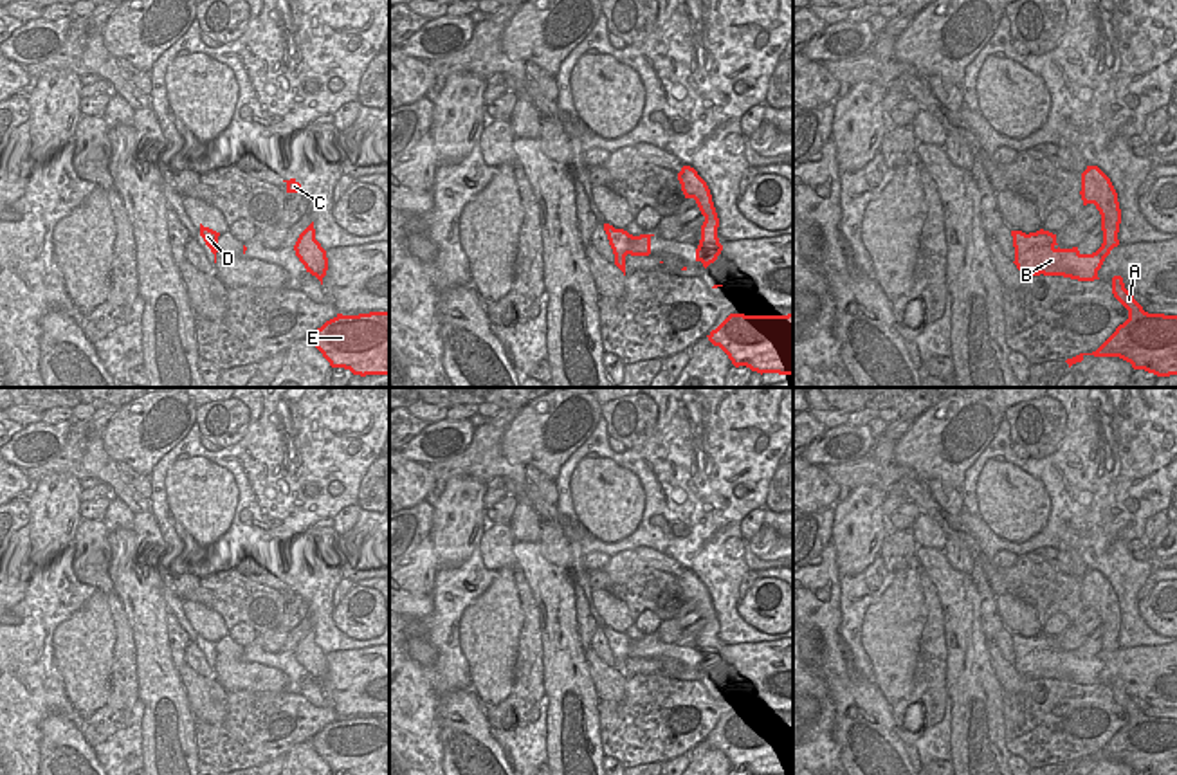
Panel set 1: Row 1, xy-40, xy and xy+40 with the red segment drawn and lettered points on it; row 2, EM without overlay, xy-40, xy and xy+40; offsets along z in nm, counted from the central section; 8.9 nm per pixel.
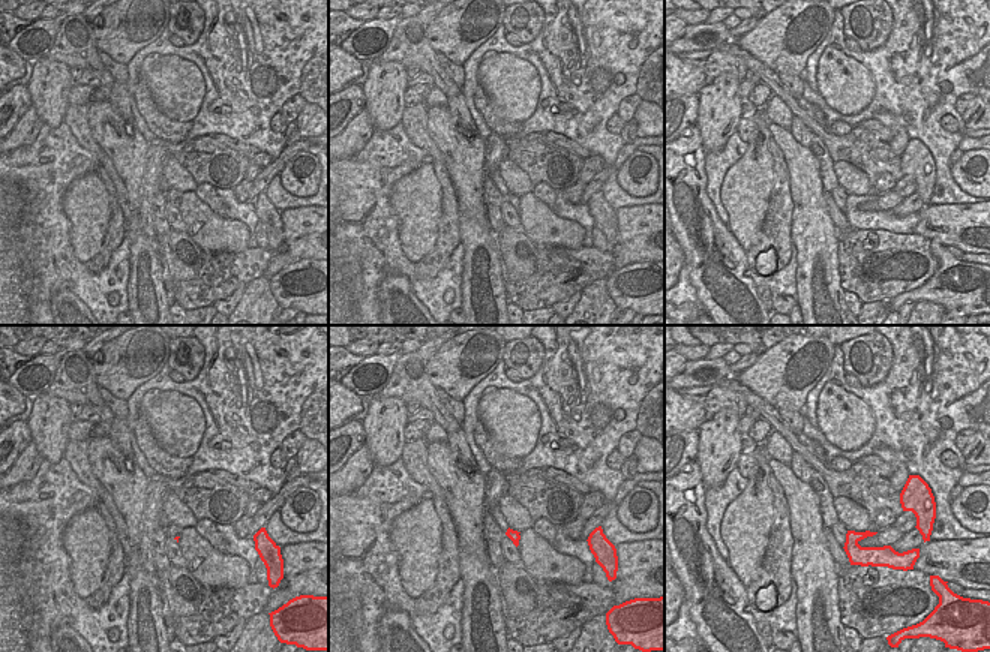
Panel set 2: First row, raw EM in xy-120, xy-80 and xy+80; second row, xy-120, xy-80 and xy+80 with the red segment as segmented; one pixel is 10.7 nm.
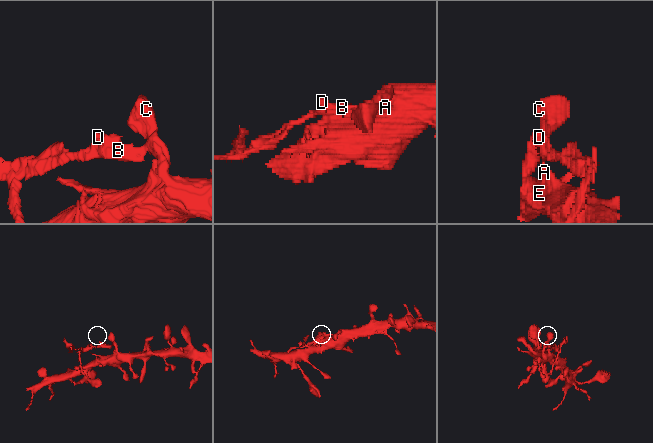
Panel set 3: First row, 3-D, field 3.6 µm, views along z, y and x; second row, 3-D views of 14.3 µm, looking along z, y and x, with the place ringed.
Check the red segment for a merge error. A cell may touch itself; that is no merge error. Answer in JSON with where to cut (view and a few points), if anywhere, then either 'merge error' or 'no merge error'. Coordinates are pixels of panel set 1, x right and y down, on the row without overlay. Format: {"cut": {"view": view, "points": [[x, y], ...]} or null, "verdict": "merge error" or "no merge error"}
{"cut": {"view": "xy+40", "points": [[1096, 655], [1105, 660]]}, "verdict": "merge error"}

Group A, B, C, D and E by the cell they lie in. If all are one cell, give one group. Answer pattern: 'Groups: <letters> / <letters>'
Groups: A C E / B D.

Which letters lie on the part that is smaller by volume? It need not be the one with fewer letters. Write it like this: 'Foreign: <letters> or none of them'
Foreign: B, D

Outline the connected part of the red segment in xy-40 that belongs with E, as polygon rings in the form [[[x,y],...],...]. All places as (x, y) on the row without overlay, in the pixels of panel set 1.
[[[389,716],[337,717],[310,741],[332,771],[389,775]]]

